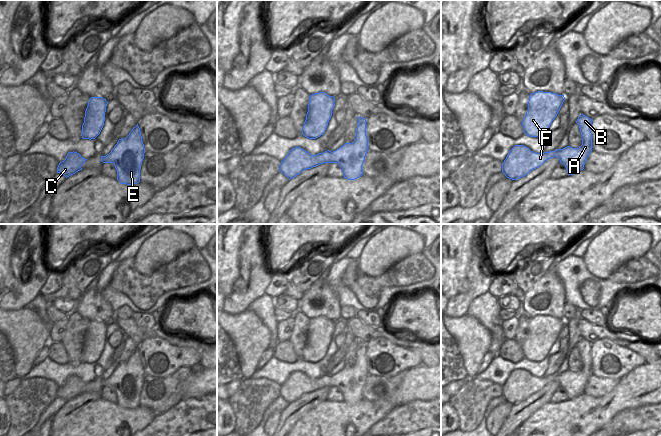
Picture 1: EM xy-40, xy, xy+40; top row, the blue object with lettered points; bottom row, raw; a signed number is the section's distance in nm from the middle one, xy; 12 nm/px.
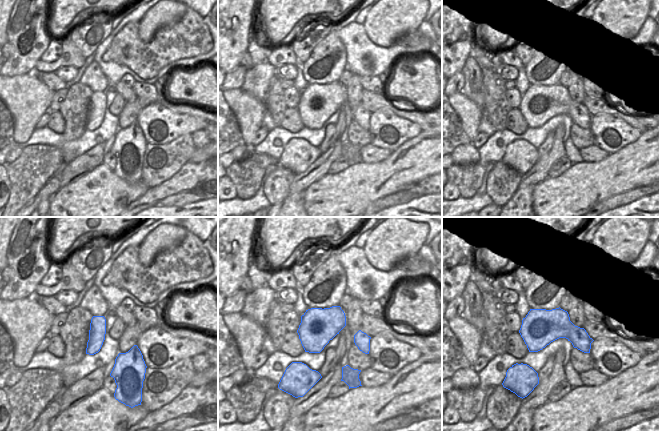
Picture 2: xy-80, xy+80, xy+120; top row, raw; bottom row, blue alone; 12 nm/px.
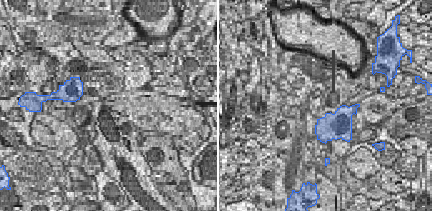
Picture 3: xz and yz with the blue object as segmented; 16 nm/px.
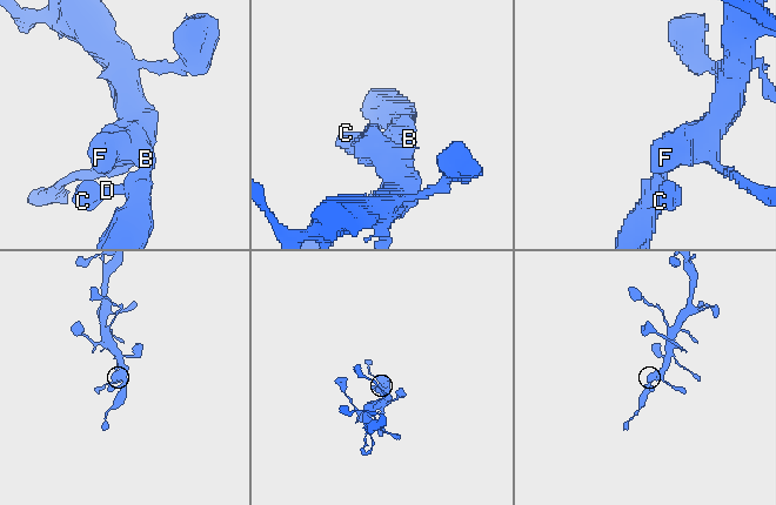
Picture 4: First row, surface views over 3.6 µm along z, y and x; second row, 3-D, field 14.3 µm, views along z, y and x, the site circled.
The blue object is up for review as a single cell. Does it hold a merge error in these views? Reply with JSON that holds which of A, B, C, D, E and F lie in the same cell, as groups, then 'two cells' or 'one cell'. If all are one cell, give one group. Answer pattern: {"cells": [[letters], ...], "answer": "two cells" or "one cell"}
{"cells": [["A", "B", "C", "D", "E", "F"]], "answer": "one cell"}

